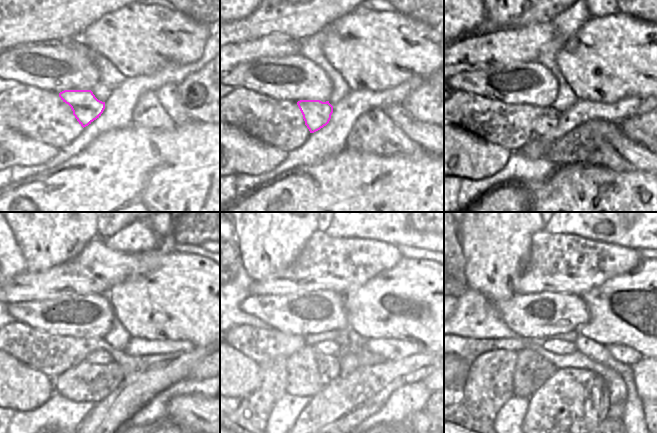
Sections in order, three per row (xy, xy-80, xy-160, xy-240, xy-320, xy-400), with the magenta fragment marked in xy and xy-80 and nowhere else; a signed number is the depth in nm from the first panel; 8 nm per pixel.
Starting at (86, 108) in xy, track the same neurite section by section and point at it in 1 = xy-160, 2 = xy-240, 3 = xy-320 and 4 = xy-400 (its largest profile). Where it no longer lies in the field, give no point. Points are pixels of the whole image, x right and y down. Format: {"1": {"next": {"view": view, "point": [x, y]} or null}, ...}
{"1": {"next": {"view": "xy-160", "point": [546, 121]}}, "2": {"next": {"view": "xy-240", "point": [97, 356]}}, "3": {"next": {"view": "xy-320", "point": [331, 347]}}, "4": {"next": {"view": "xy-400", "point": [555, 346]}}}

